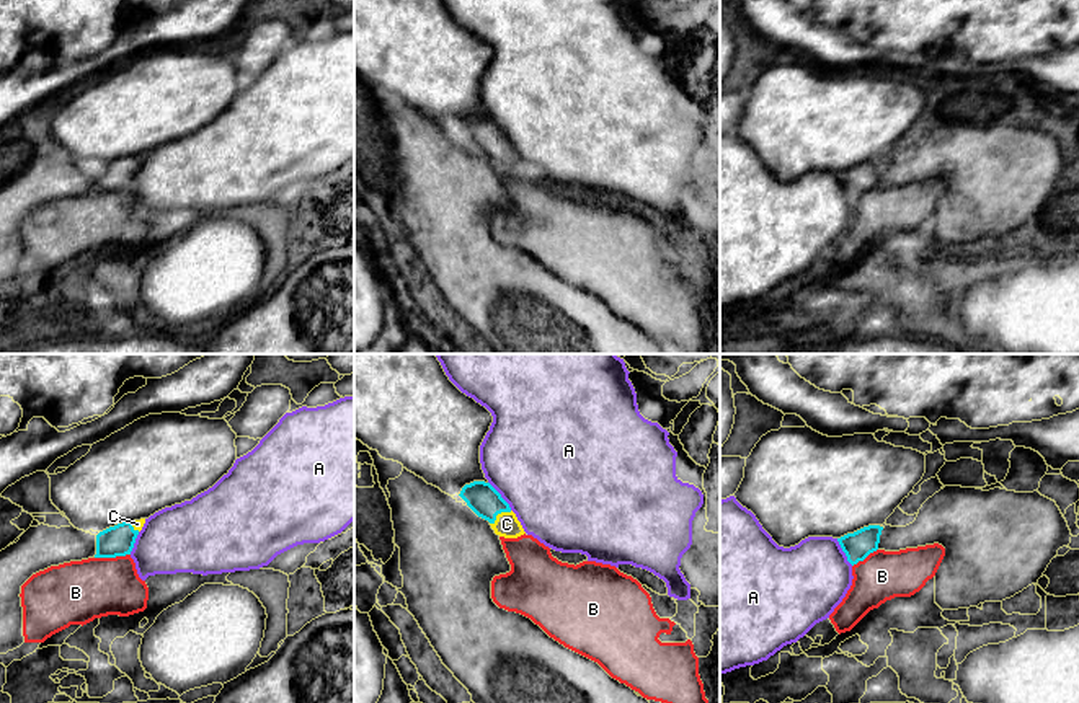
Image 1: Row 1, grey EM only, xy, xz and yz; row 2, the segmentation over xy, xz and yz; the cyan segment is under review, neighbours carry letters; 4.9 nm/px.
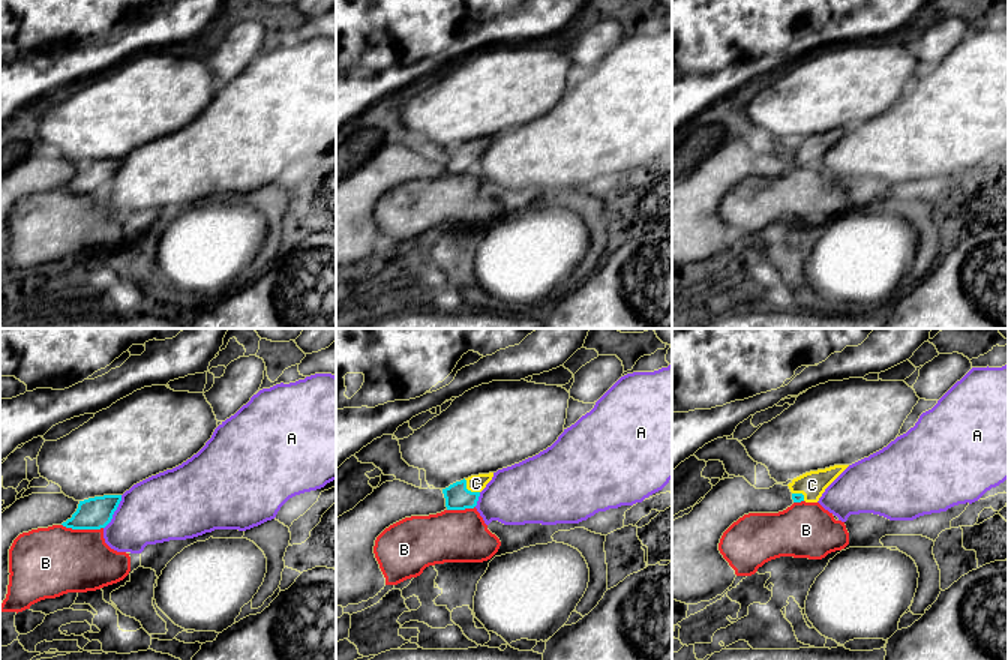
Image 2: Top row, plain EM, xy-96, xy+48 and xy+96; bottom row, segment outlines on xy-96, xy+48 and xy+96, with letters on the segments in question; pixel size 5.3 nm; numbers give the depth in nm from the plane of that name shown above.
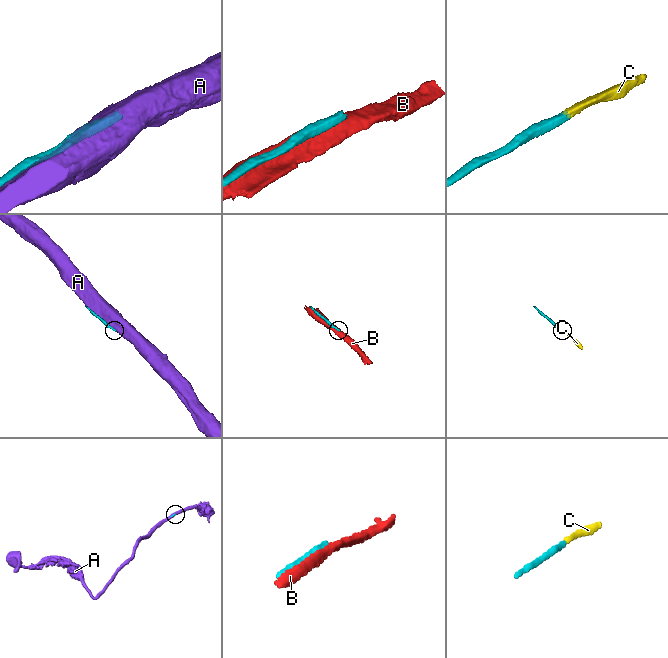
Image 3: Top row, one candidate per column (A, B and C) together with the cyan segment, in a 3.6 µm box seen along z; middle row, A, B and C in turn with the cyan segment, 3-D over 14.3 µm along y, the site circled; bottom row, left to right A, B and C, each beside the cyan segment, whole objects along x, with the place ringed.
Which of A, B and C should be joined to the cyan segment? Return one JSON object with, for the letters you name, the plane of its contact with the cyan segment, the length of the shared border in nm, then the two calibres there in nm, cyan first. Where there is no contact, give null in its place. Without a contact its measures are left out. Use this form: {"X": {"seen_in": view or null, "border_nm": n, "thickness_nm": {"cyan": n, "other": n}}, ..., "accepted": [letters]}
{"C": {"seen_in": "xz", "border_nm": 130, "thickness_nm": {"cyan": 160, "other": 120}}, "accepted": ["C"]}

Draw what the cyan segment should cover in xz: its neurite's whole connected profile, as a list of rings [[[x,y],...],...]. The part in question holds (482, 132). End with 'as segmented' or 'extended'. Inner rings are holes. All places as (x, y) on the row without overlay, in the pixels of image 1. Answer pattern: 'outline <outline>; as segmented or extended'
outline [[[485,116],[465,119],[459,129],[482,153],[488,155],[496,170],[517,173],[524,163],[501,129]]]; extended

